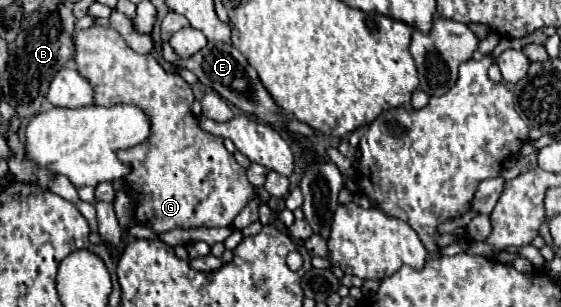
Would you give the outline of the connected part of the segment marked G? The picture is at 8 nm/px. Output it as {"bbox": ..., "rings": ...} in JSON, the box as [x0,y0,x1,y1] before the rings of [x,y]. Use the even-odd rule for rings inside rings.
{"bbox":[78,26,254,234],"rings":[[[92,26],[88,30],[78,30],[78,62],[80,74],[92,82],[96,90],[94,102],[98,106],[114,106],[114,104],[136,104],[152,118],[152,142],[148,146],[136,146],[136,150],[126,150],[120,154],[124,162],[132,166],[126,178],[126,190],[136,198],[136,220],[142,226],[152,228],[162,234],[174,228],[220,228],[232,226],[234,218],[244,210],[248,200],[254,194],[252,184],[246,178],[246,170],[238,166],[234,156],[224,148],[224,138],[204,132],[198,120],[192,114],[192,88],[176,74],[166,72],[152,54],[136,54],[122,36],[112,28]]]}

